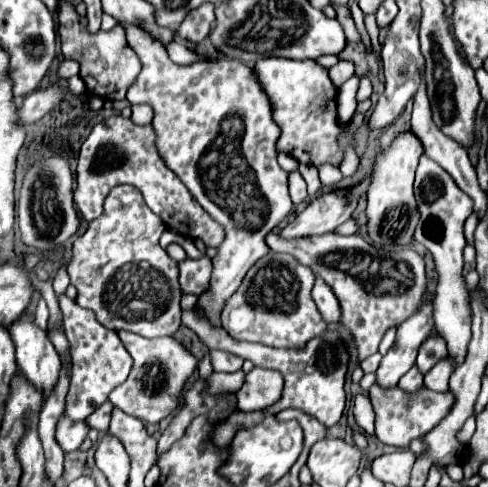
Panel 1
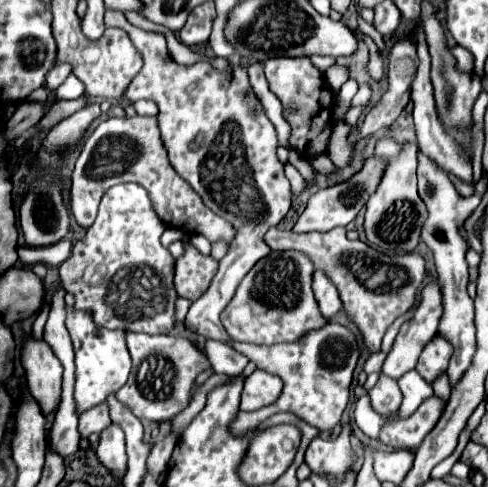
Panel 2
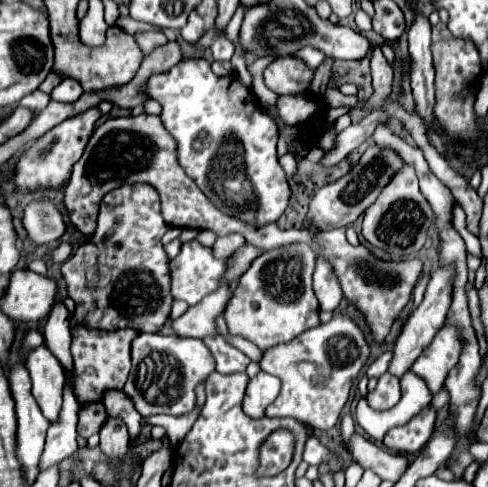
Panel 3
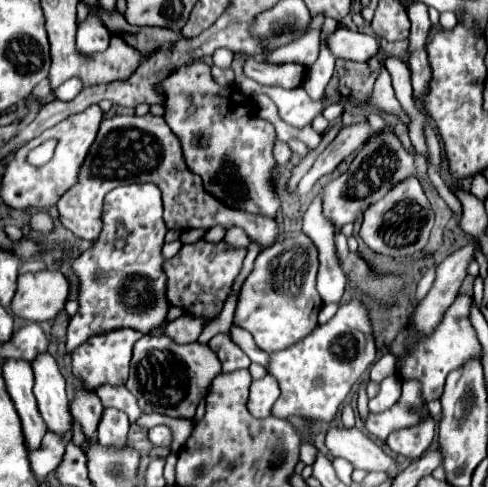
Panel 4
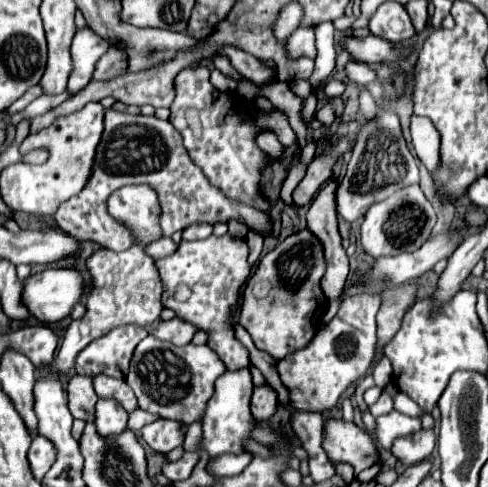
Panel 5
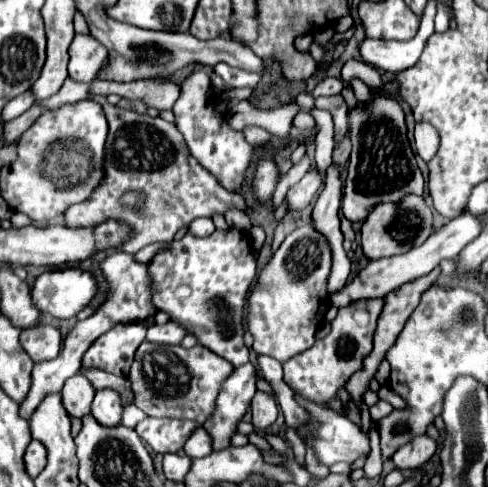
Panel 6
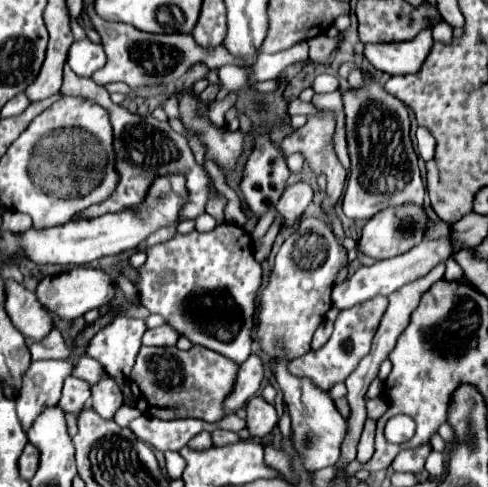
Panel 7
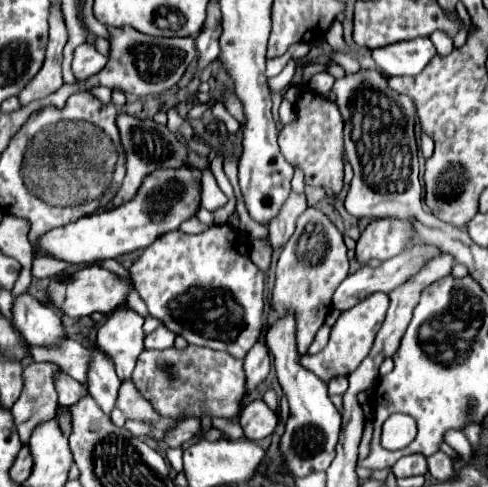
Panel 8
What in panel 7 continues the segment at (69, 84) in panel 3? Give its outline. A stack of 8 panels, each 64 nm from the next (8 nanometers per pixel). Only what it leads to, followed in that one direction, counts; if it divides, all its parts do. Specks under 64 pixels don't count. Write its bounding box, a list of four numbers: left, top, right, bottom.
[68,38,106,78]

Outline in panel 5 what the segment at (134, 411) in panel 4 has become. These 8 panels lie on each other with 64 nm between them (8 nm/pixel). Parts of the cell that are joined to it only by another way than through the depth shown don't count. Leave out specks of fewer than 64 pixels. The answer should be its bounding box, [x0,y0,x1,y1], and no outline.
[94,376,138,412]

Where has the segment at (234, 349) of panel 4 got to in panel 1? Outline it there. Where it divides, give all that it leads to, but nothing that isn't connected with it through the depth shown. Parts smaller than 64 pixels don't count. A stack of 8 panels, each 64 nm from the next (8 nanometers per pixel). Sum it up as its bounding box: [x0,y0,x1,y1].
[210,350,242,373]

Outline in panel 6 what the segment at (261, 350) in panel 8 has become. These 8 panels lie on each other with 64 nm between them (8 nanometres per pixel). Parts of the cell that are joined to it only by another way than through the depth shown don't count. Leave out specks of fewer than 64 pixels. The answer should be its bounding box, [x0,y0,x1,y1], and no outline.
[204,362,256,450]

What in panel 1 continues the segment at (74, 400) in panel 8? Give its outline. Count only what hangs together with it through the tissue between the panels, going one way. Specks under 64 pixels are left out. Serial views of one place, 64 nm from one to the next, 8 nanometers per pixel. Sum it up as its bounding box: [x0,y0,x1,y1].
[86,402,112,432]

